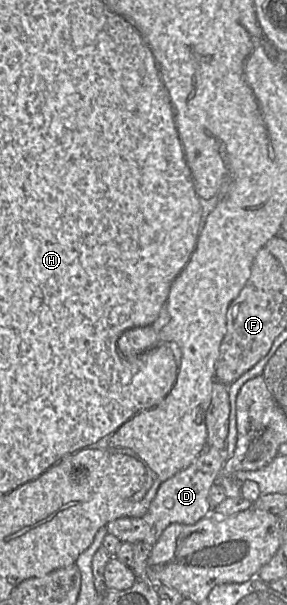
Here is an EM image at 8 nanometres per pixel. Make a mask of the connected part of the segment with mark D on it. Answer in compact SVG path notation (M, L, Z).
M206 447L188 467L161 483L144 516L116 519L106 525L108 534L117 537L121 542L131 544L144 542L154 545L170 524L195 524L211 513L213 507L208 499L209 491L212 485L218 482L220 471L228 458L225 449Z

